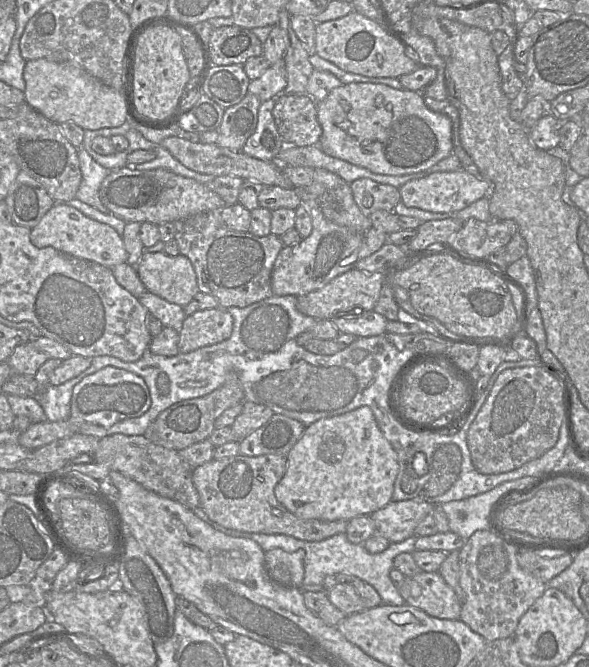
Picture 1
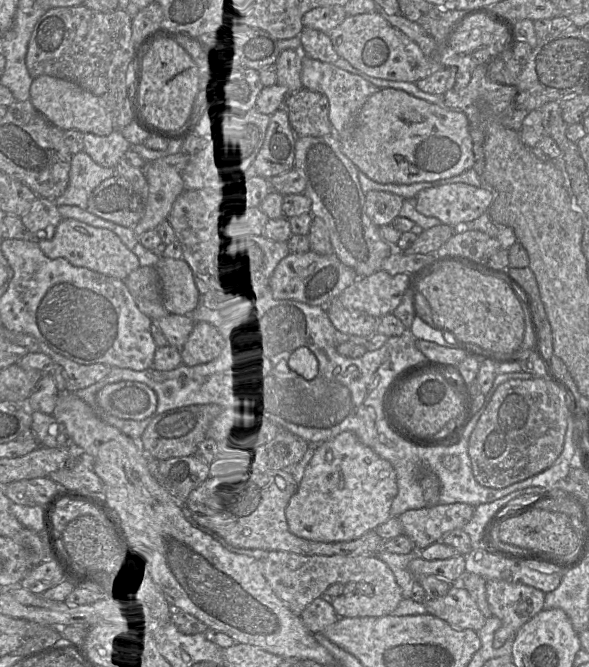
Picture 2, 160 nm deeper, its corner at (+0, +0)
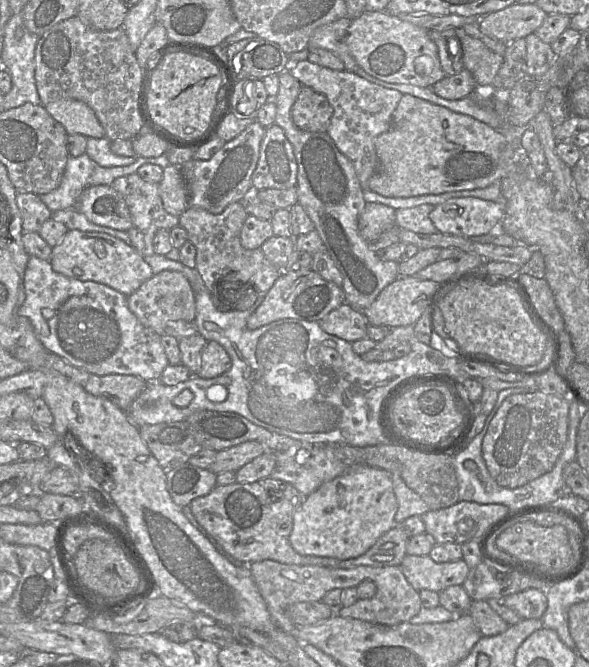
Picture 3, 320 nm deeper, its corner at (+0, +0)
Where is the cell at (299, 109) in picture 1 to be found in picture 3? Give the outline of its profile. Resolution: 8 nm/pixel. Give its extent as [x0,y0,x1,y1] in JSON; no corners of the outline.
[291,86,333,132]

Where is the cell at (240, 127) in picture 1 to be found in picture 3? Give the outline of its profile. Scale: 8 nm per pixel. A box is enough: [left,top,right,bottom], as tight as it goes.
[181,120,266,214]

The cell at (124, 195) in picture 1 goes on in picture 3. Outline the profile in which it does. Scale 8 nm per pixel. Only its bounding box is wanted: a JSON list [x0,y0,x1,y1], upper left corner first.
[76,185,132,231]

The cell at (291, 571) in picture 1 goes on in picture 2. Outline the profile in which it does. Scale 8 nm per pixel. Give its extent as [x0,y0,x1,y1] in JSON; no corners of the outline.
[259,551,404,617]

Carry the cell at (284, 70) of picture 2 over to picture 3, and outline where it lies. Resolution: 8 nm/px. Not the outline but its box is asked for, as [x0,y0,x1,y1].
[274,69,399,311]

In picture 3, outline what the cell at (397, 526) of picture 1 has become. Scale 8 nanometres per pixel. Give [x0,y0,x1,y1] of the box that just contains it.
[421,501,514,545]

